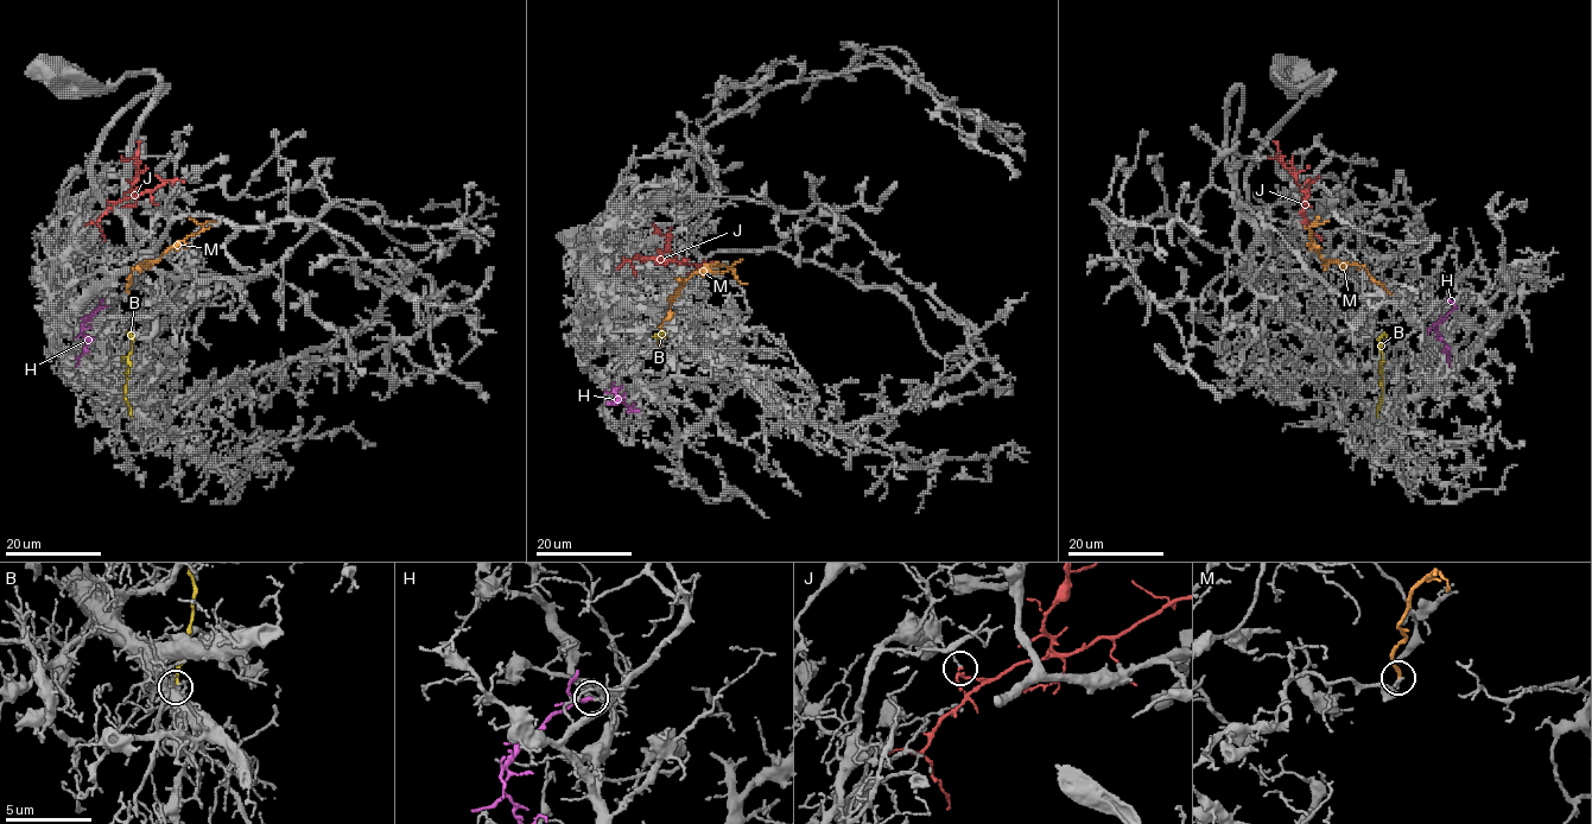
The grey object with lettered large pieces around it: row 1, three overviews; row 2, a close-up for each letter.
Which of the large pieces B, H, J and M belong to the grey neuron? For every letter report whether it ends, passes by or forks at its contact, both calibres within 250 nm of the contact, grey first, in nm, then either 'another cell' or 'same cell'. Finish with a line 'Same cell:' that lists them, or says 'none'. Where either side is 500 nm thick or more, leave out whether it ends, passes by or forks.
B: it ends | 150/200 nm | another cell
H: it passes by | 120/160 nm | another cell
J: it passes by | 100/110 nm | same cell
M: it ends | 160/200 nm | another cell
Same cell: J

